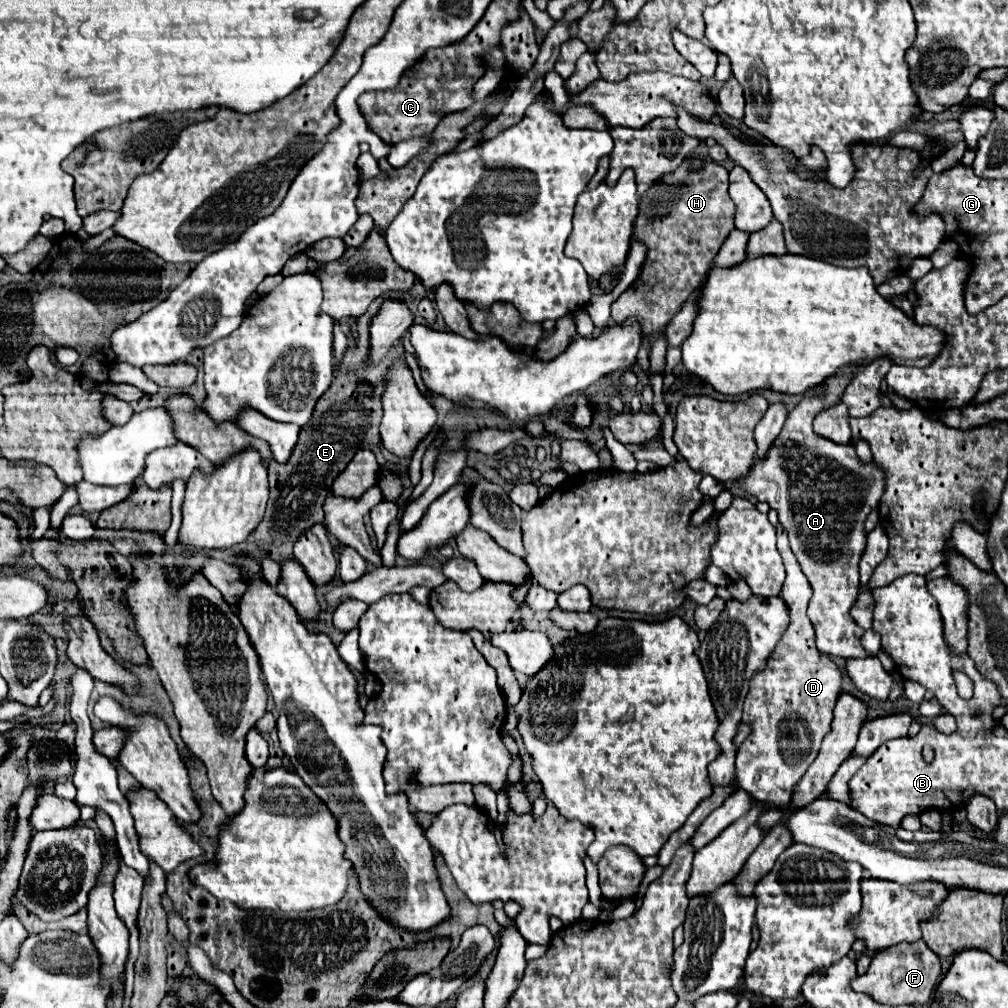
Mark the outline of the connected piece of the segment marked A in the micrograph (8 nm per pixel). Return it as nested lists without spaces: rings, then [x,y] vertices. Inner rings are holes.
[[[853,364],[845,366],[825,382],[823,394],[805,396],[789,412],[785,428],[769,446],[765,458],[757,458],[749,472],[735,480],[741,490],[753,494],[757,500],[765,500],[779,512],[779,522],[789,534],[791,550],[813,588],[809,618],[815,628],[817,648],[839,658],[867,656],[861,646],[865,630],[849,616],[849,608],[859,596],[859,560],[867,538],[863,522],[869,508],[877,508],[885,480],[881,468],[873,466],[873,462],[861,464],[857,460],[853,444],[835,444],[815,434],[811,422],[825,406],[839,402],[855,370]]]

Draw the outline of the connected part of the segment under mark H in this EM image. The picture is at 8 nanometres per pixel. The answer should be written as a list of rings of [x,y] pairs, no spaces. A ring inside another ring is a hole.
[[[685,158],[675,172],[665,174],[661,180],[651,184],[647,192],[643,192],[643,196],[639,198],[639,214],[633,224],[633,240],[645,244],[647,254],[635,282],[625,292],[621,292],[619,298],[611,304],[611,318],[615,324],[621,324],[623,320],[633,316],[639,320],[643,336],[657,338],[665,330],[669,320],[681,310],[685,300],[699,288],[721,244],[735,228],[733,224],[735,204],[727,192],[729,188],[727,178],[729,178],[729,170],[709,158],[705,158],[703,166],[697,170],[691,168],[691,158]]]

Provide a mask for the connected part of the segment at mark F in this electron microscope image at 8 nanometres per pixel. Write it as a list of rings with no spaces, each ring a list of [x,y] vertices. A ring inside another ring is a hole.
[[[923,940],[917,942],[901,942],[893,948],[885,948],[877,952],[871,960],[869,970],[863,976],[857,976],[851,984],[853,990],[871,994],[877,1002],[889,1004],[889,1006],[901,1006],[901,1004],[913,1004],[921,1006],[927,1004],[941,982],[941,962],[935,952],[927,948]]]

